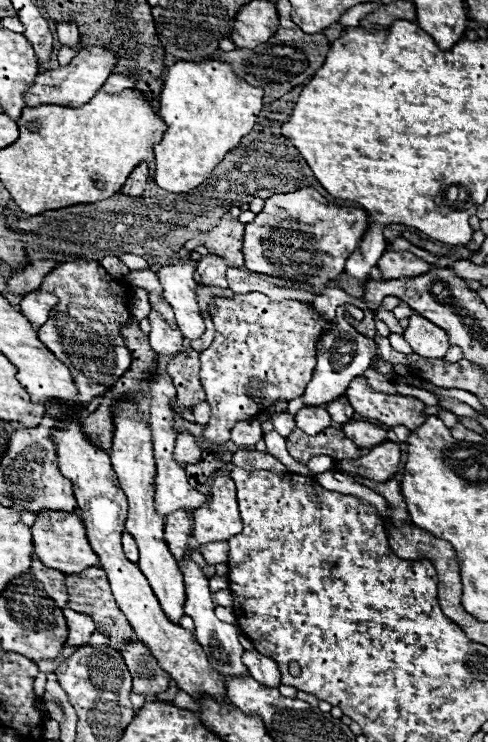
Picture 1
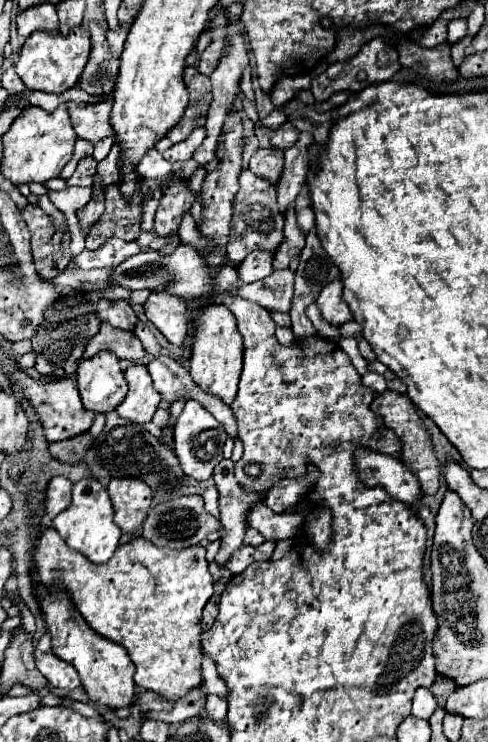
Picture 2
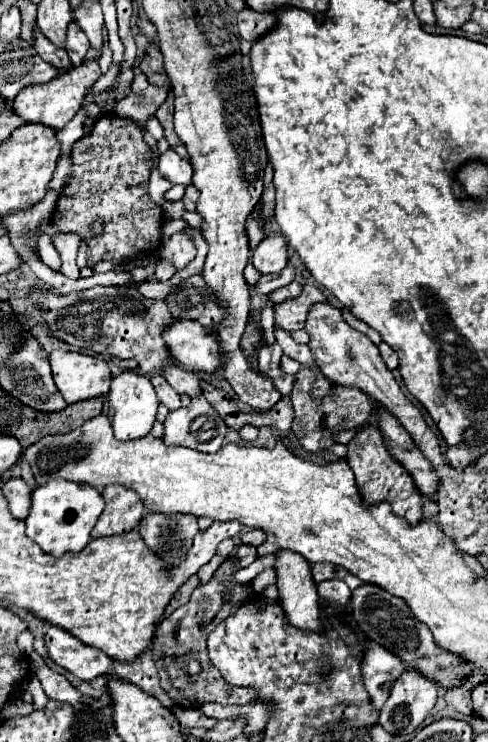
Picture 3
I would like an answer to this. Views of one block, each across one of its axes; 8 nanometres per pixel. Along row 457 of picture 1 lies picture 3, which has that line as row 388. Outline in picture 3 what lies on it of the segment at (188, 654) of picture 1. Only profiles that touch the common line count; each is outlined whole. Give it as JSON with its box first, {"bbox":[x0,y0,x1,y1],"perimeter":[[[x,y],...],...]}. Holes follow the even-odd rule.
{"bbox":[50,350,112,404],"perimeter":[[[54,350],[50,354],[50,366],[56,388],[68,404],[108,394],[112,376],[106,360],[98,356]]]}

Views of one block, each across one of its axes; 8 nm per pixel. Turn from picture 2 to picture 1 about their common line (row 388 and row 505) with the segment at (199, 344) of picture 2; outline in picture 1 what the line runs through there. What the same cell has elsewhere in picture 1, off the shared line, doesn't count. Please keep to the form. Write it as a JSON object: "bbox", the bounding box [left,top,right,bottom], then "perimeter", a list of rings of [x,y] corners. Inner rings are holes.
{"bbox":[194,476,242,544],"perimeter":[[[216,476],[208,502],[194,510],[194,538],[200,544],[210,544],[228,540],[240,530],[242,520],[236,504],[236,486],[232,478]]]}

